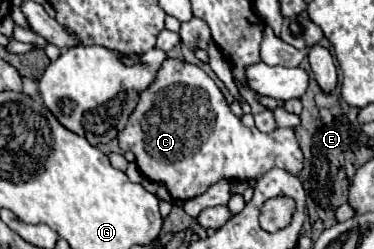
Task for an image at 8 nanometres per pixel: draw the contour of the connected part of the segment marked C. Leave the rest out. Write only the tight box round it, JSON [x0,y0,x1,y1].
[117,59,303,201]

